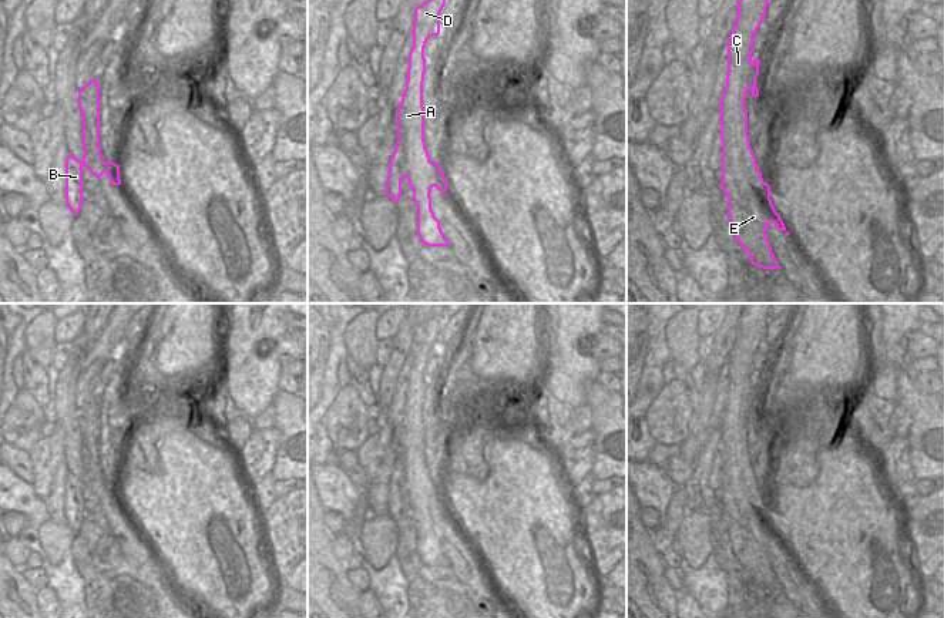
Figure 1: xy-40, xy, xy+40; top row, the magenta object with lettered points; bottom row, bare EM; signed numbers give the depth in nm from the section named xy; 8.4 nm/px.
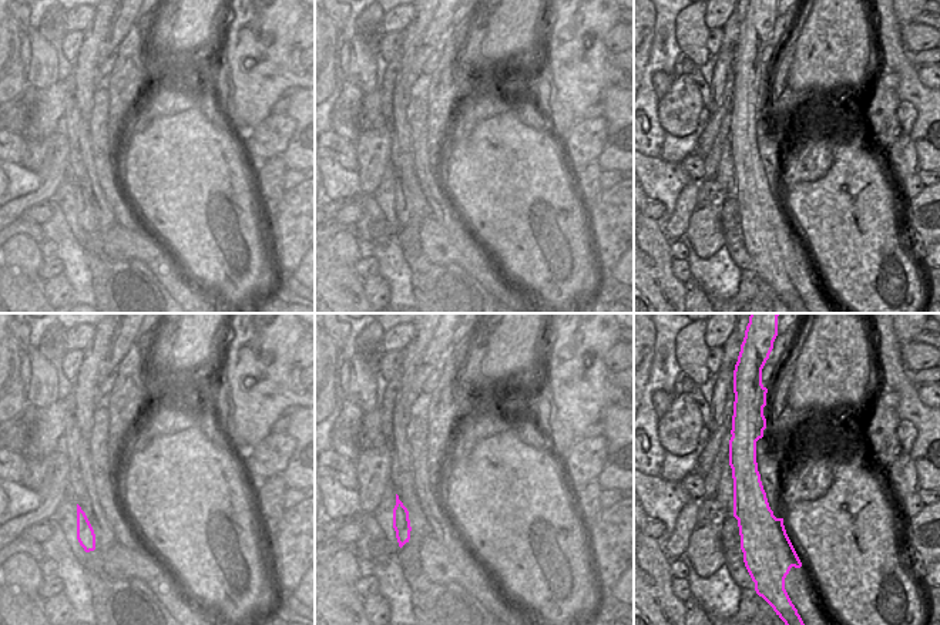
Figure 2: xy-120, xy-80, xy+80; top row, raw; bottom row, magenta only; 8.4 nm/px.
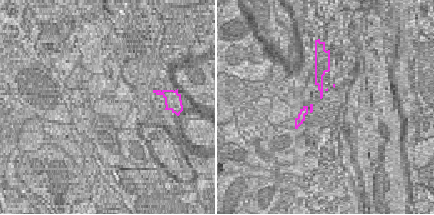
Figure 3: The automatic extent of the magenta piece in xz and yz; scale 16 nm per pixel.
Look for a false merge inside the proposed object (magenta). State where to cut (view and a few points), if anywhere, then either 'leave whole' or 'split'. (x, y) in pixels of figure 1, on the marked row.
xy (397, 144), (403, 151), (406, 177) | split

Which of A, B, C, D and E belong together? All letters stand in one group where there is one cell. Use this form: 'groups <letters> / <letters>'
groups A C D E / B

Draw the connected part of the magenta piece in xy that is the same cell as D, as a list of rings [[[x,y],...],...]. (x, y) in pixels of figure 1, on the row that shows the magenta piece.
[[[426,0],[421,6],[414,9],[413,21],[413,47],[409,53],[407,81],[402,101],[397,107],[397,145],[403,147],[403,159],[406,162],[406,178],[409,187],[413,189],[413,201],[417,206],[417,235],[421,243],[427,246],[449,246],[440,221],[434,216],[431,209],[431,188],[447,191],[444,172],[440,171],[437,162],[430,161],[429,151],[424,141],[424,107],[423,107],[423,83],[426,73],[424,47],[430,37],[440,34],[440,13],[446,0]]]

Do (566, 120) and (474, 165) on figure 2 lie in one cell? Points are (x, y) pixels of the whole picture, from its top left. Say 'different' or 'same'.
different

